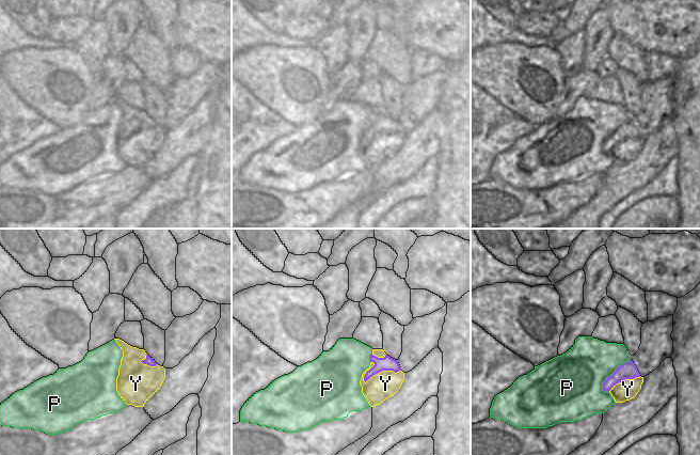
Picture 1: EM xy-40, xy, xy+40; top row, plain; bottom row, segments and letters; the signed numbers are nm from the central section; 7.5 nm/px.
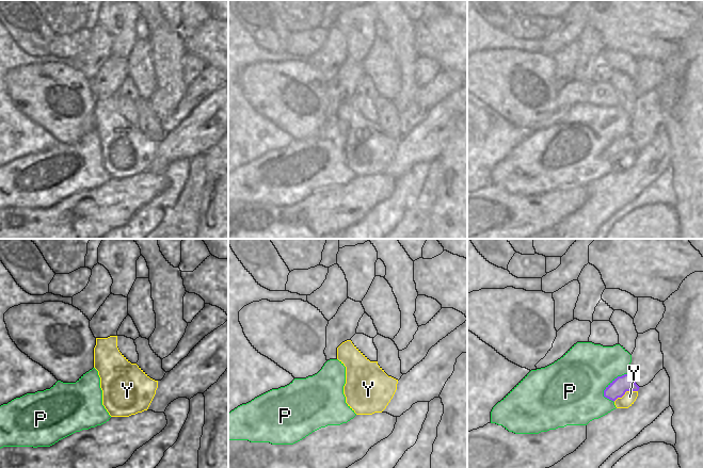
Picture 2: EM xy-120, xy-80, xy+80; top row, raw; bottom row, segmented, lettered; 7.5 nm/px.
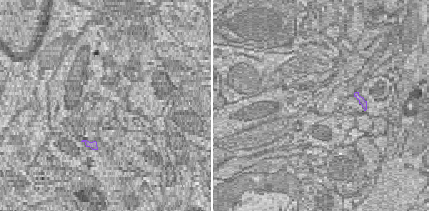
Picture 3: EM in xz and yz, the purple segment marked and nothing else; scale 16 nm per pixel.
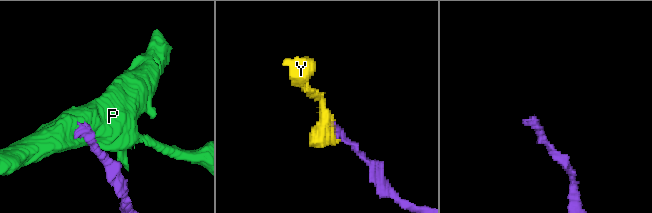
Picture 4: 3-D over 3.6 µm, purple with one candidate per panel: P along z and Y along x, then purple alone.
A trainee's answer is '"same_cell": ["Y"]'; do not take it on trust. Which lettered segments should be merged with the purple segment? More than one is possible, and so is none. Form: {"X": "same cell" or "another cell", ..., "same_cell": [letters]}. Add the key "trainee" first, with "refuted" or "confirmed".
{"trainee": "confirmed", "P": "another cell", "Y": "same cell", "same_cell": ["Y"]}

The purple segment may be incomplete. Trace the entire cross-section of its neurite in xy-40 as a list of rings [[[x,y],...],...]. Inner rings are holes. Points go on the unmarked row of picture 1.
[[[120,99],[114,100],[123,111],[116,152],[127,166],[144,168],[161,147],[165,129],[158,126],[144,110],[132,108]]]

